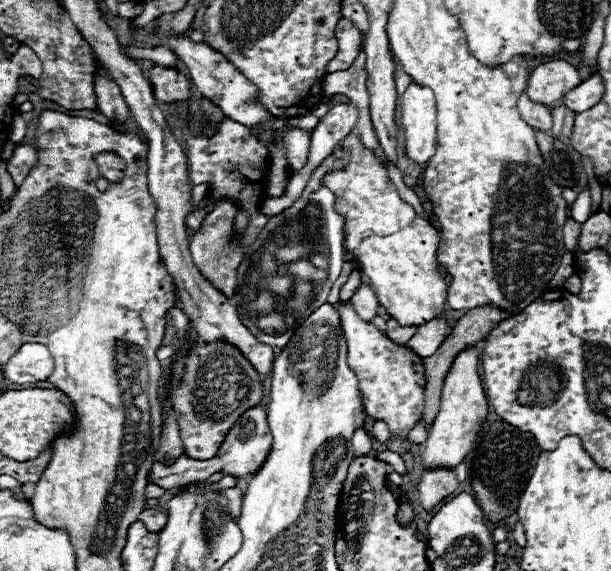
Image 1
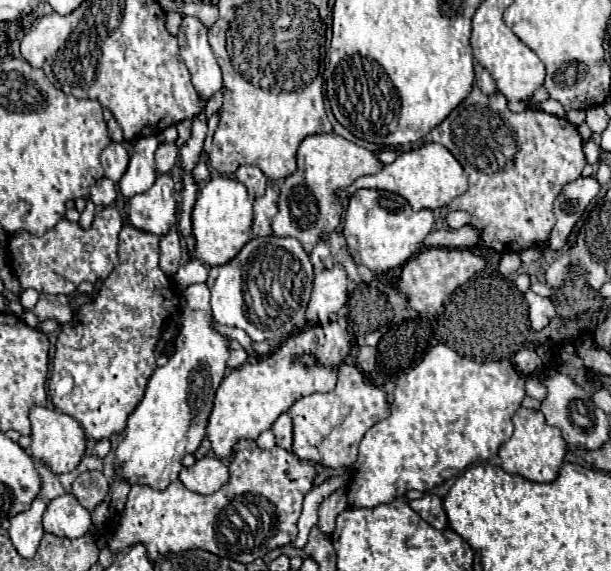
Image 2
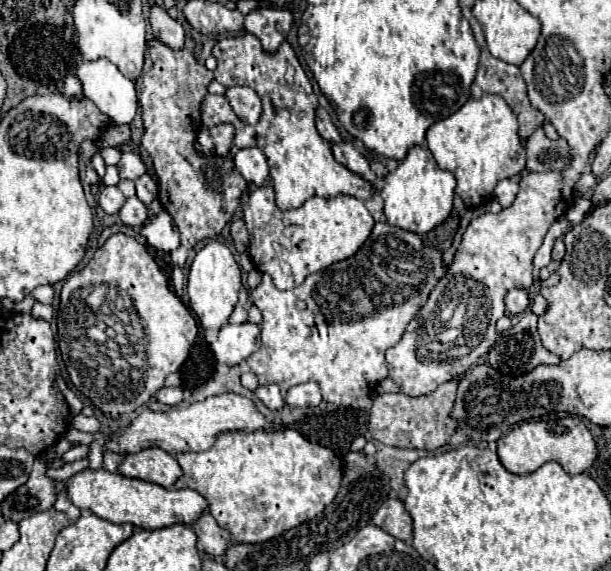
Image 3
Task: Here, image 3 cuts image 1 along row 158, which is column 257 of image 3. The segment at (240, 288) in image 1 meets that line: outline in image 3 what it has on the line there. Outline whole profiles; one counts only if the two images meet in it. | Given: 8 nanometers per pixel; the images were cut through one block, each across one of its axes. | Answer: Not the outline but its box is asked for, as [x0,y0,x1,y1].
[212,322,260,366]

